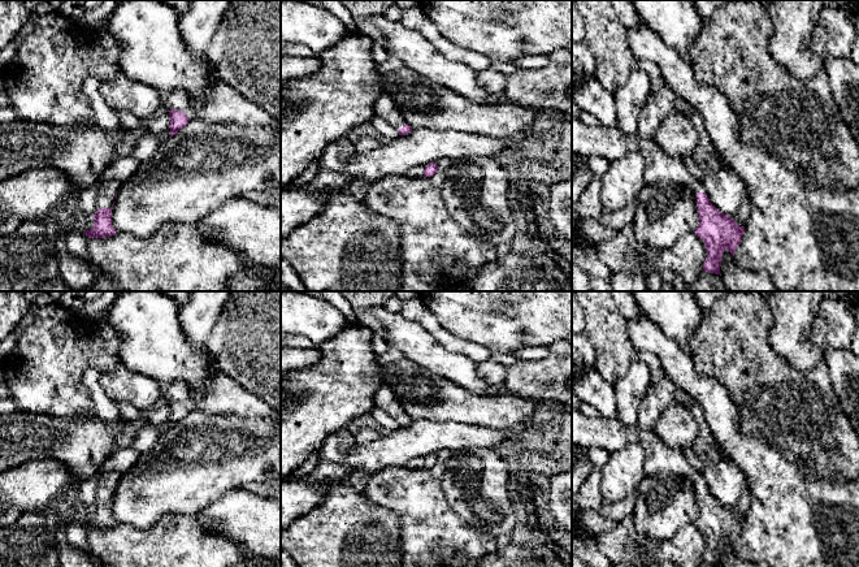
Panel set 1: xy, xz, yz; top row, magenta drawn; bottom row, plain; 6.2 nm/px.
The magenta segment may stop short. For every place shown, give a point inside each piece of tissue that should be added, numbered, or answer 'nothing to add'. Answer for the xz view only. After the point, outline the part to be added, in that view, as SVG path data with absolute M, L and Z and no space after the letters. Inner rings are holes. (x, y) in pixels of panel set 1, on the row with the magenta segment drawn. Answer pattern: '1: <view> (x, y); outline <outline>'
1: xz (385, 107); outline M382 92L377 99L374 104L374 112L376 112L376 116L385 120L395 130L402 129L407 124L402 112L394 103L392 98L385 92Z

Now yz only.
1: yz (588, 141); outline M572 118L572 153L581 160L602 156L613 161L628 152L639 152L643 156L646 185L671 182L689 189L694 196L704 192L700 181L689 173L684 161L667 155L654 139L628 135L600 124L589 126L580 118Z

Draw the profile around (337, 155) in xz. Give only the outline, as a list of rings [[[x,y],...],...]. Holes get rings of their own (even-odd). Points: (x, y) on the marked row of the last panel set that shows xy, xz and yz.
[[[348,137],[329,144],[320,157],[320,170],[342,173],[356,153],[356,144]]]

